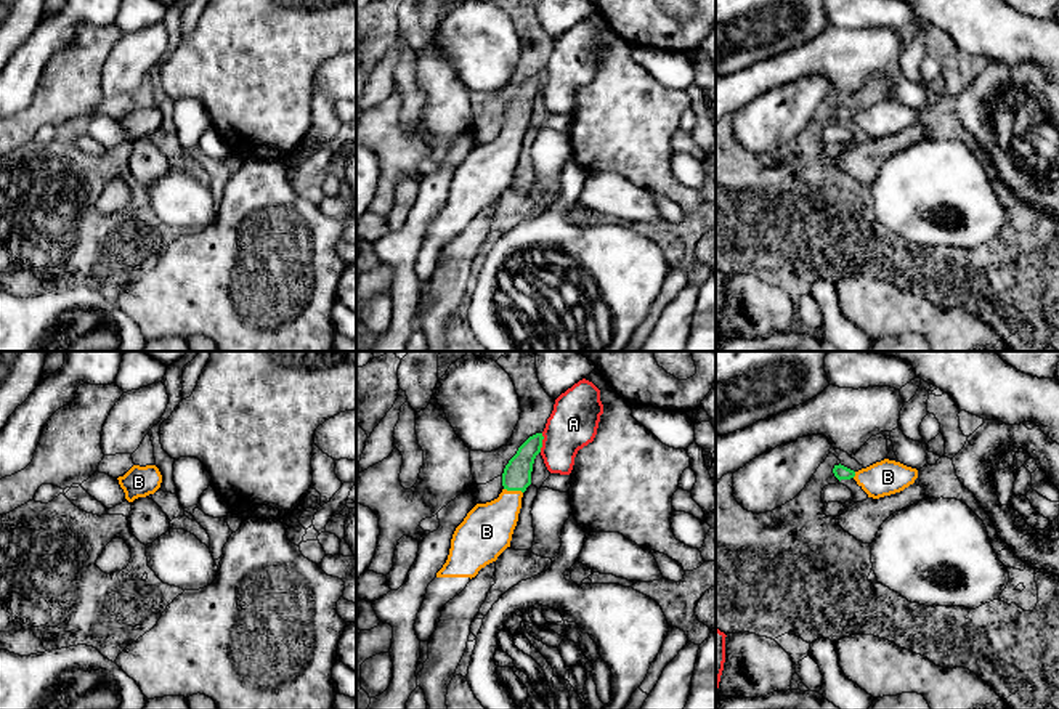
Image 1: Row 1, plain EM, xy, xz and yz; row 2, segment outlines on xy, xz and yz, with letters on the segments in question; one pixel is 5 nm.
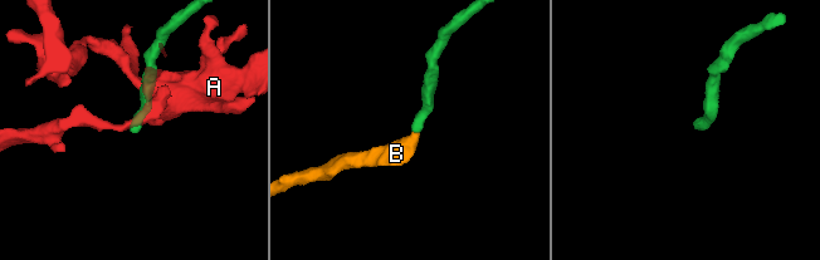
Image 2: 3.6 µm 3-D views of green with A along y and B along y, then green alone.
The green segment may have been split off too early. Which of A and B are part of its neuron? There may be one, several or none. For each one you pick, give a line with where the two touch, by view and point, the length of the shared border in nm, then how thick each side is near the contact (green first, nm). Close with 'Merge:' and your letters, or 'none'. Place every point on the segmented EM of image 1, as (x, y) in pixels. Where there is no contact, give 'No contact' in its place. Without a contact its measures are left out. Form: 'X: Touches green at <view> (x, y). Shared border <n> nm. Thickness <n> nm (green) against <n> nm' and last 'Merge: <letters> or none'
B: Touches green at xz (514, 490). Shared border 100 nm. Thickness 140 nm (green) against 260 nm
Merge: B

